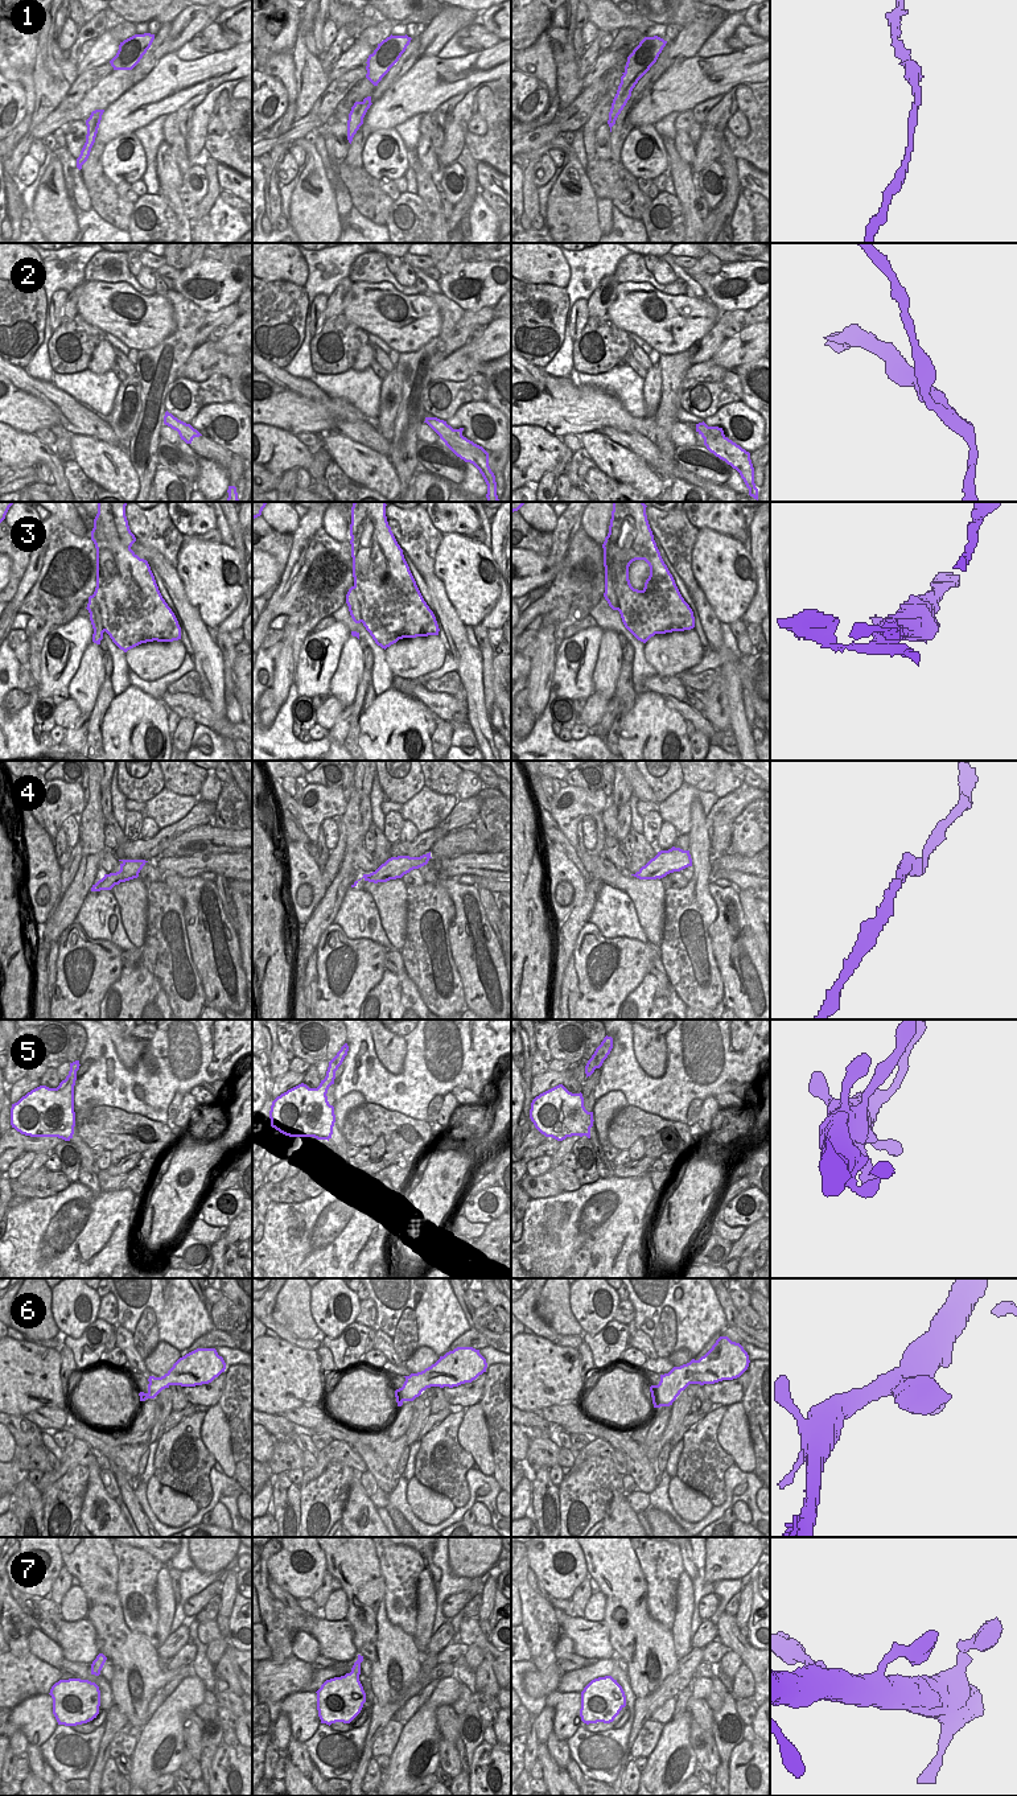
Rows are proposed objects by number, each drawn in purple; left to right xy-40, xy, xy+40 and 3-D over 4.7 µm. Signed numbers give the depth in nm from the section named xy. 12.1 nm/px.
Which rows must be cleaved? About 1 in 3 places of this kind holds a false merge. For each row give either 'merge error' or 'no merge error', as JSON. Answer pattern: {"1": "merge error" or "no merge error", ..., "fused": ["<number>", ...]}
{"1": "no merge error", "2": "merge error", "3": "merge error", "4": "no merge error", "5": "no merge error", "6": "no merge error", "7": "no merge error", "fused": ["2", "3"]}

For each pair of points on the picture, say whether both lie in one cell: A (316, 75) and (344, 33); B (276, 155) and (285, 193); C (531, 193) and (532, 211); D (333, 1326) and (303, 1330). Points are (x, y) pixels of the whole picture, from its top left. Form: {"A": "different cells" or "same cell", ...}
{"A": "different cells", "B": "different cells", "C": "same cell", "D": "different cells"}

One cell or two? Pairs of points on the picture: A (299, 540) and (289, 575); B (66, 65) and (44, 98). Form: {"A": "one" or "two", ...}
{"A": "one", "B": "two"}

